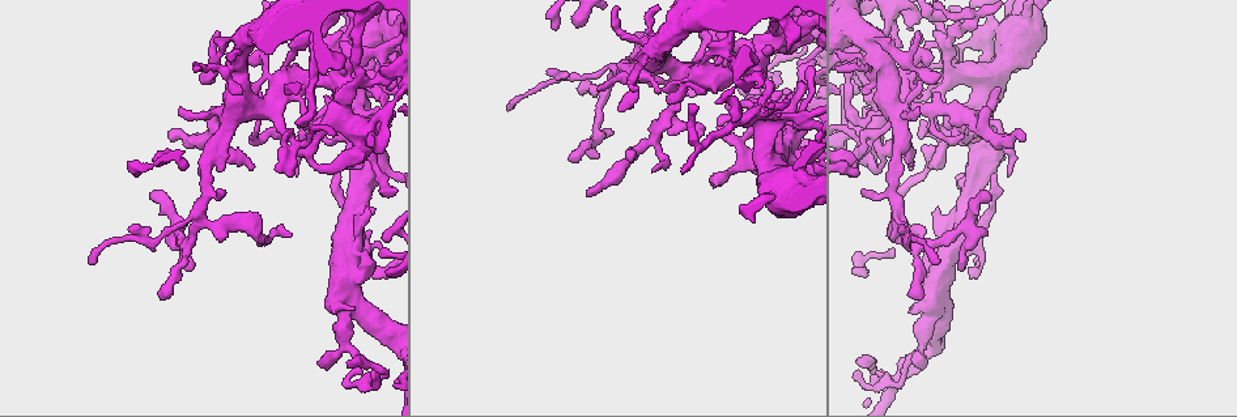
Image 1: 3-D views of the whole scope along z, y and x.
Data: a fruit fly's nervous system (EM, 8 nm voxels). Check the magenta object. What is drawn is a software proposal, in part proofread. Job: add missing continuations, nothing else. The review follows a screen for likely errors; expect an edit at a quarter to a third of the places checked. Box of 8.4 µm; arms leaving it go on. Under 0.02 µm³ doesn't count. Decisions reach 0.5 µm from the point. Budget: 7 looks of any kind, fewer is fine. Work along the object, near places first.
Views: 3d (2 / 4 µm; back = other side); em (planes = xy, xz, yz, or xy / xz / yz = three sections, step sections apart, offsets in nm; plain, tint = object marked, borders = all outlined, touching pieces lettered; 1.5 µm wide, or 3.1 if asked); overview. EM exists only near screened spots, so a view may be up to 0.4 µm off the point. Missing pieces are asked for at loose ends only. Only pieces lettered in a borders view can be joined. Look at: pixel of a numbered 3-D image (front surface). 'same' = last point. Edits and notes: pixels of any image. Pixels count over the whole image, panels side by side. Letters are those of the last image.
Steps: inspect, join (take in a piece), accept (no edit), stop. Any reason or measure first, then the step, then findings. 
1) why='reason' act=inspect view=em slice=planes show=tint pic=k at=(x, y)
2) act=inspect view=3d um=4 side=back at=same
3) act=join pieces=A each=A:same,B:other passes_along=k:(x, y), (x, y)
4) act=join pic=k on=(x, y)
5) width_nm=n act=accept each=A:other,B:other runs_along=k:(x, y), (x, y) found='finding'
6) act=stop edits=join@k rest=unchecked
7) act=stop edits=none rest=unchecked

why='an open end' act=inspect view=3d um=2 side=back pic=1 at=(342, 176)

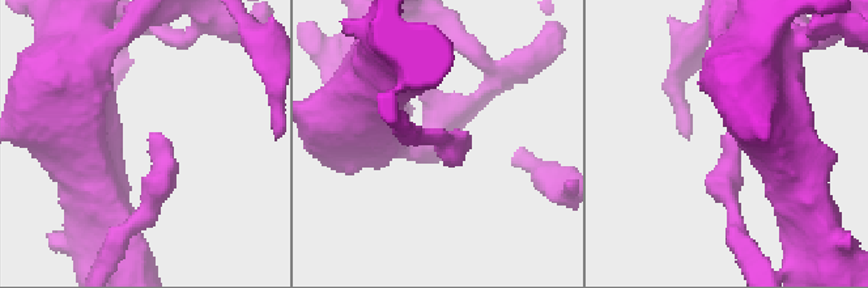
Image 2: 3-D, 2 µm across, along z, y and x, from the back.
why='need the tissue' act=inspect view=em slice=planes show=plain pic=2 at=(728, 134)

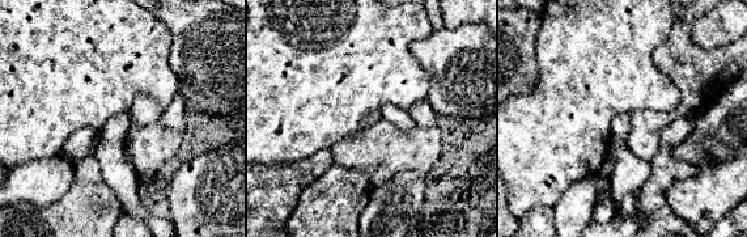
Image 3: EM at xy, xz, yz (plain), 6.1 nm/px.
act=inspect view=em slice=planes show=borders at=same

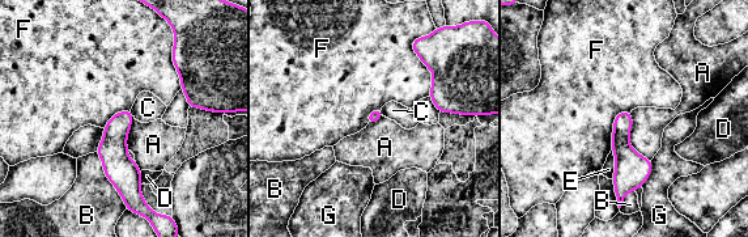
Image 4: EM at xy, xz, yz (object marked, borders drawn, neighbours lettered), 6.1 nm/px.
longest_contact=F:380nm act=accept each=A:other,B:other,C:other,D:other,E:other,F:other,G:other border=4:(416, 37), (429, 96) found='none of them fits'

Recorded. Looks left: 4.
why='thin end' act=inspect view=em slice=planes show=tint pic=1 at=(857, 371)

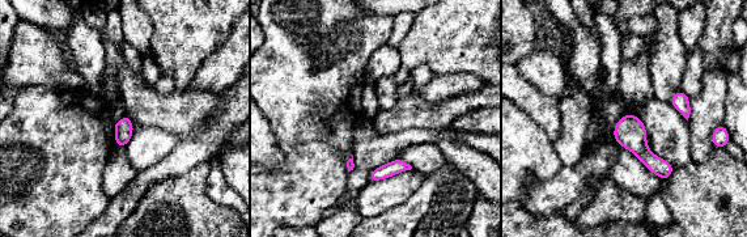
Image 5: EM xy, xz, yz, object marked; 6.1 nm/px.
act=inspect view=em slice=planes show=borders at=same

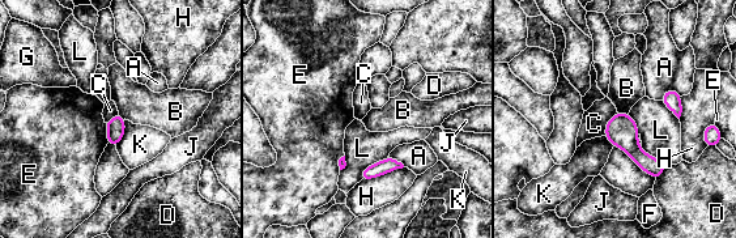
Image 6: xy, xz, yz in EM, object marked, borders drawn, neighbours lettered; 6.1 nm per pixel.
act=accept each=A:other,B:other,C:other,D:other,E:other,F:other,G:other,H:other,J:other,K:other,L:other found='no lettered piece goes on from it'

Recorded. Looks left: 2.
why='branch stops here' act=inspect view=3d um=2 pic=1 at=(849, 176)

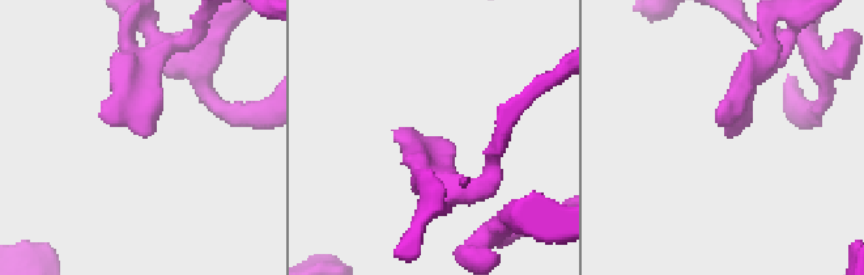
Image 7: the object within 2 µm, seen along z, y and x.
why='need the tissue' act=inspect view=em slice=planes show=borders pic=7 at=(727, 138)

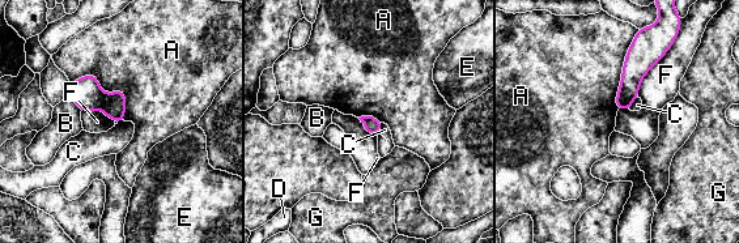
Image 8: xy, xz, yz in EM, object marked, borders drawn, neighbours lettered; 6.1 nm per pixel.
act=accept each=A:other,B:other,C:other,D:other,E:other,F:other,G:other border=8:(637, 96), (631, 105), (631, 110) found='none of them fits'

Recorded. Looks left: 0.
act=stop edits=none rest=unchecked

